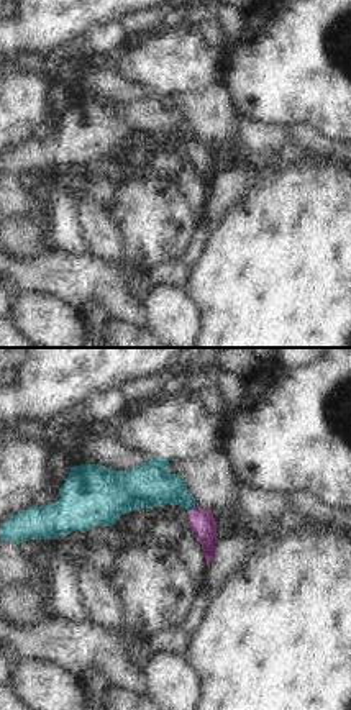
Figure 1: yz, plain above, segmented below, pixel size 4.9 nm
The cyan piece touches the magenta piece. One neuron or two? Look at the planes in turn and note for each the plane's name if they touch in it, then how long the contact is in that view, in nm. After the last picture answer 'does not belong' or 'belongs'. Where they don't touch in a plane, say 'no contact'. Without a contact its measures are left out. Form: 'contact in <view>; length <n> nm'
contact in yz; length 50 nm

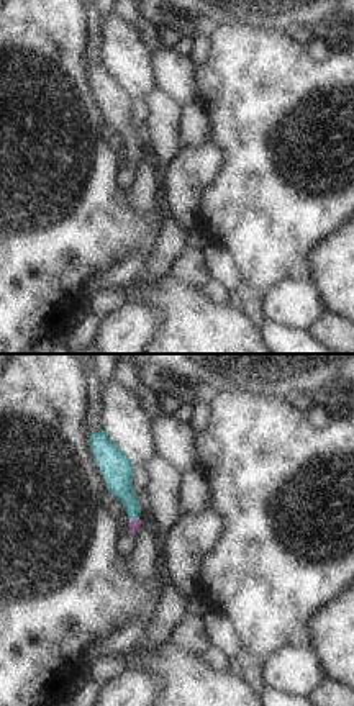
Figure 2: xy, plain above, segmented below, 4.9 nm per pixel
contact in xy; length 50 nm

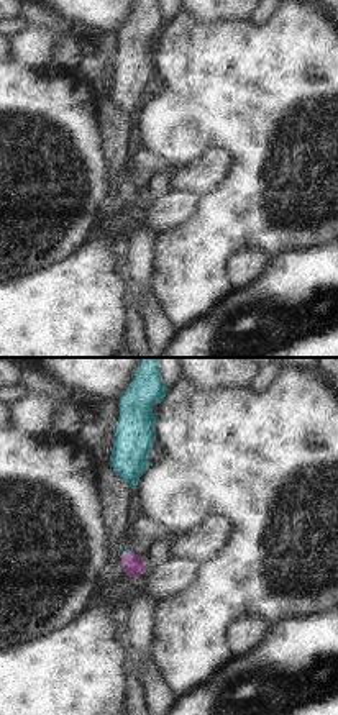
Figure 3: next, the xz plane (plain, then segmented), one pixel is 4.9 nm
contact in xz; length 40 nm

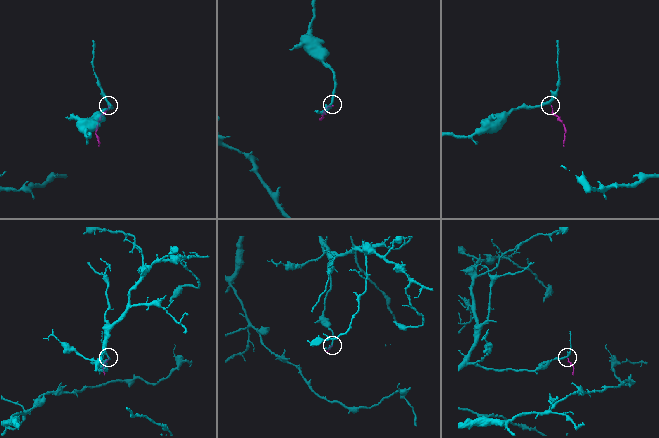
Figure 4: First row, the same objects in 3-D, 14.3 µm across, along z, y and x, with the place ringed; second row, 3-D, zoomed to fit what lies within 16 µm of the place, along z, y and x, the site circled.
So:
belongs

